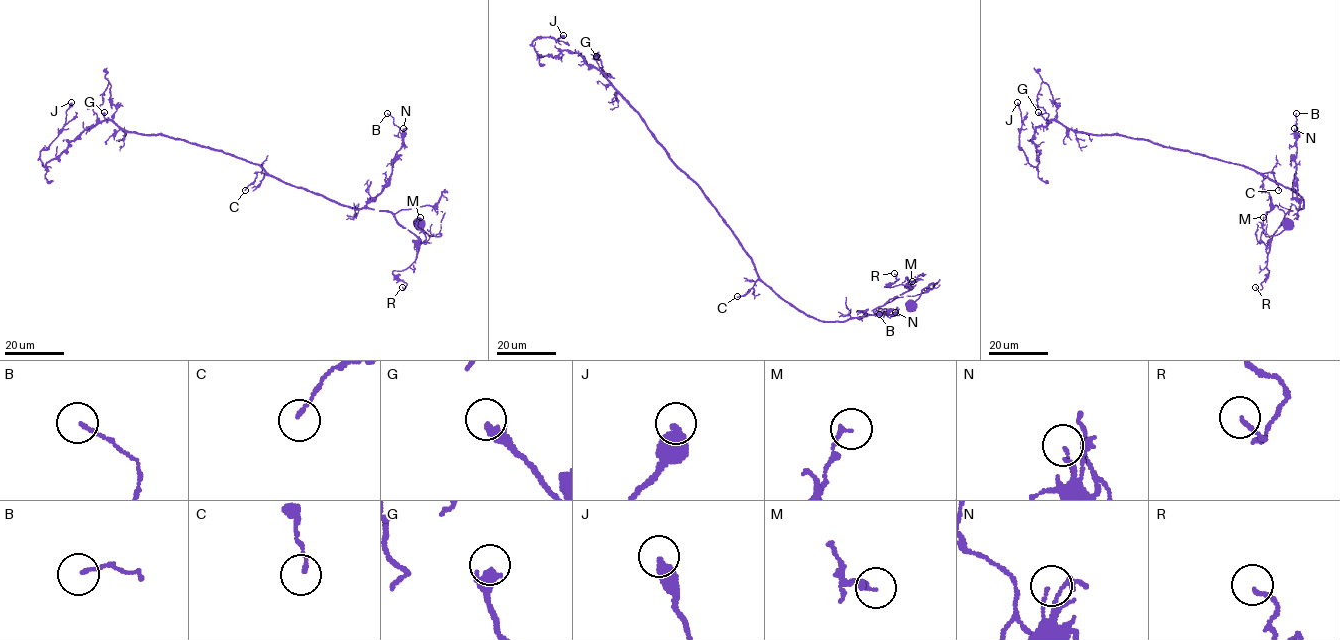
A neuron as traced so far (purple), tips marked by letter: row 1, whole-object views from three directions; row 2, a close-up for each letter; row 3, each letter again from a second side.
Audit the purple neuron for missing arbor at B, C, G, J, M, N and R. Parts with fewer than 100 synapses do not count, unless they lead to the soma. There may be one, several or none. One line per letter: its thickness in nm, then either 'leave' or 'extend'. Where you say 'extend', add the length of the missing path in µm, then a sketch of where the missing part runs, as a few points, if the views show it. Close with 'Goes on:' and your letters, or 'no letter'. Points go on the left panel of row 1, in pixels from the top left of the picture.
B: 110 nm | leave
C: 110 nm | leave
G: 400 nm | leave
J: 500 nm | leave
M: 150 nm | leave
N: 100 nm | leave
R: 120 nm | leave
Goes on: no letter

